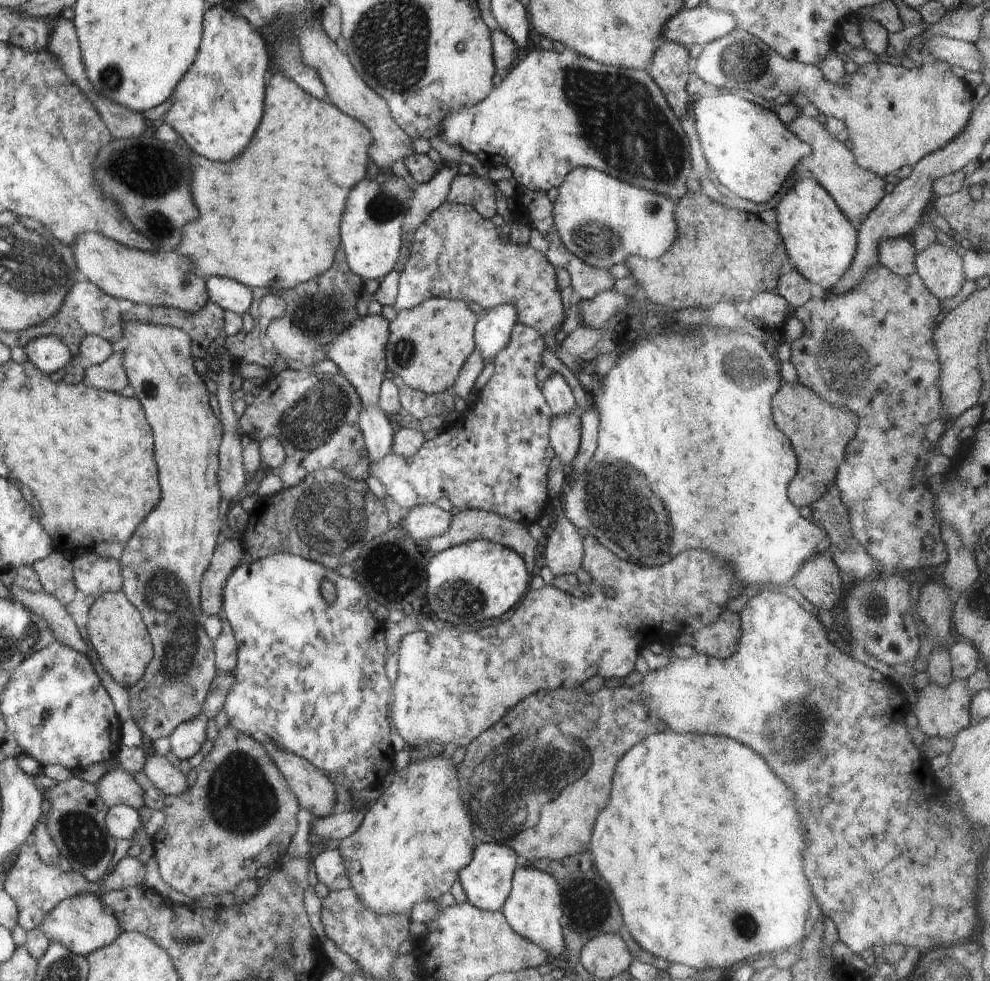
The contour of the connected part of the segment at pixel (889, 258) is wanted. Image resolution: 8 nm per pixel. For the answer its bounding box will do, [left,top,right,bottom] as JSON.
[878,238,916,276]

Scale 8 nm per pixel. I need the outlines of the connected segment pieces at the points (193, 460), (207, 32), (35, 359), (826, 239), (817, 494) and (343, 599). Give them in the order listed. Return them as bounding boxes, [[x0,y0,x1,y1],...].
[[120,322,226,742],[162,6,271,162],[24,336,73,375],[776,176,857,291],[772,381,856,508],[222,553,396,792]]

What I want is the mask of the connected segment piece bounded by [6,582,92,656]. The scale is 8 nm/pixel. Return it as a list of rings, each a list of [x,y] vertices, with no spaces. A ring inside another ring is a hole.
[[[14,582],[6,588],[10,591],[8,598],[12,602],[20,602],[24,608],[43,616],[44,620],[48,621],[56,641],[75,649],[76,652],[84,652],[84,656],[92,650],[84,633],[76,627],[65,606],[56,600],[55,596],[46,592],[24,590]]]

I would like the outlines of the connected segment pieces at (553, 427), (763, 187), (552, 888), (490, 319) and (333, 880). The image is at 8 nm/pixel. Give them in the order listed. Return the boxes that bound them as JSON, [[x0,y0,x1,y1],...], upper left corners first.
[[549,410,582,466],[691,91,812,204],[501,862,565,960],[474,304,518,362],[314,848,352,891]]

